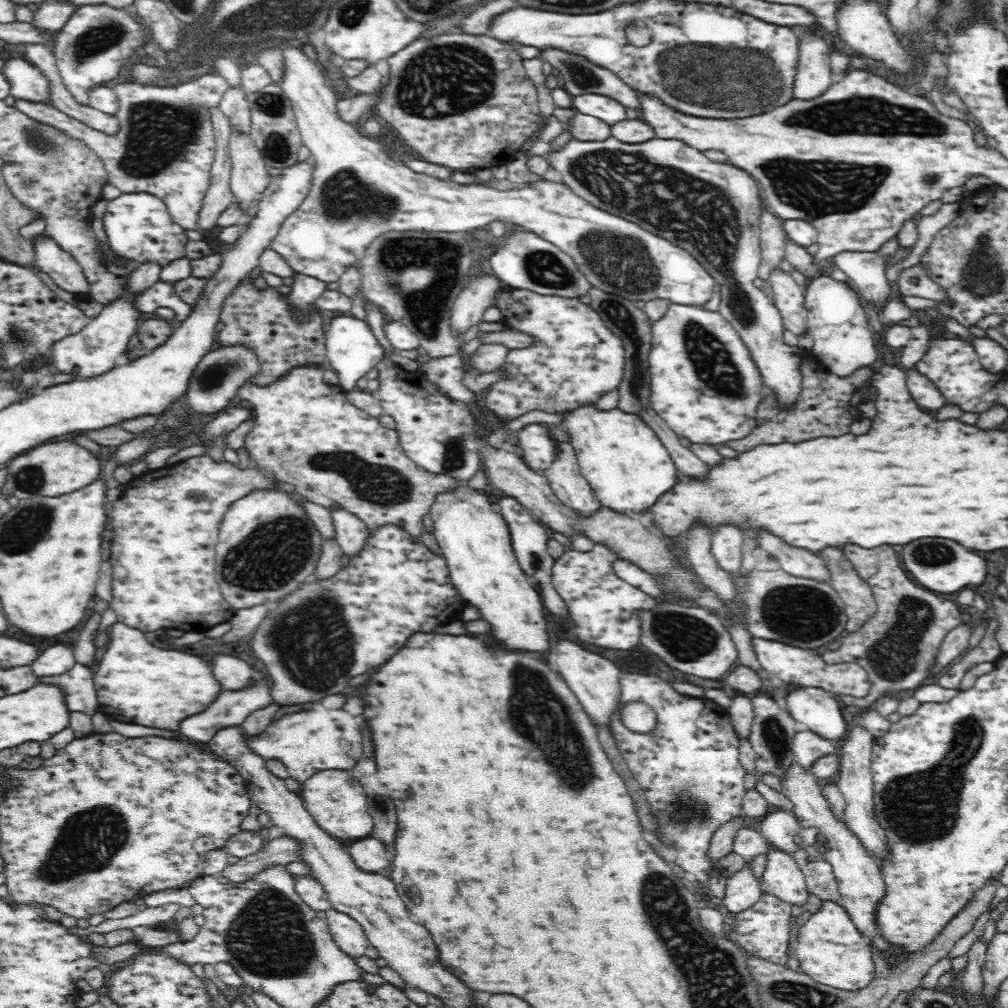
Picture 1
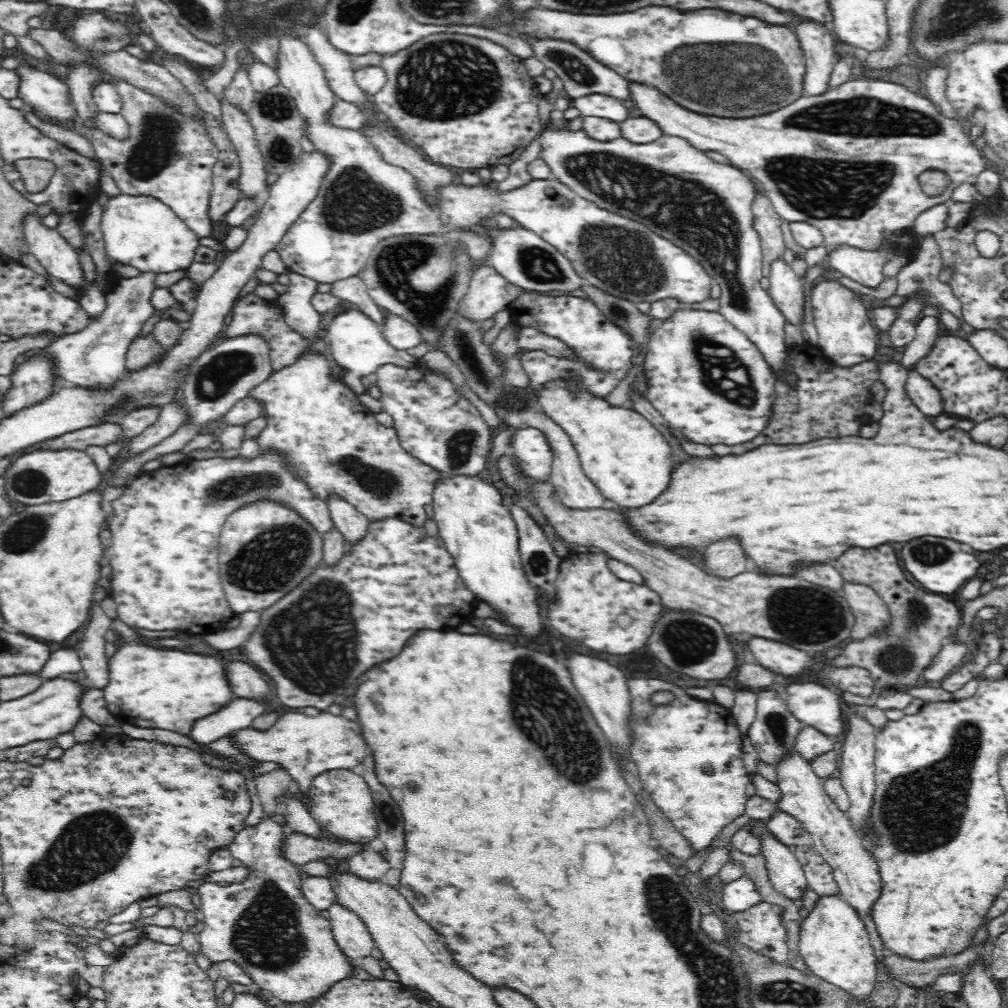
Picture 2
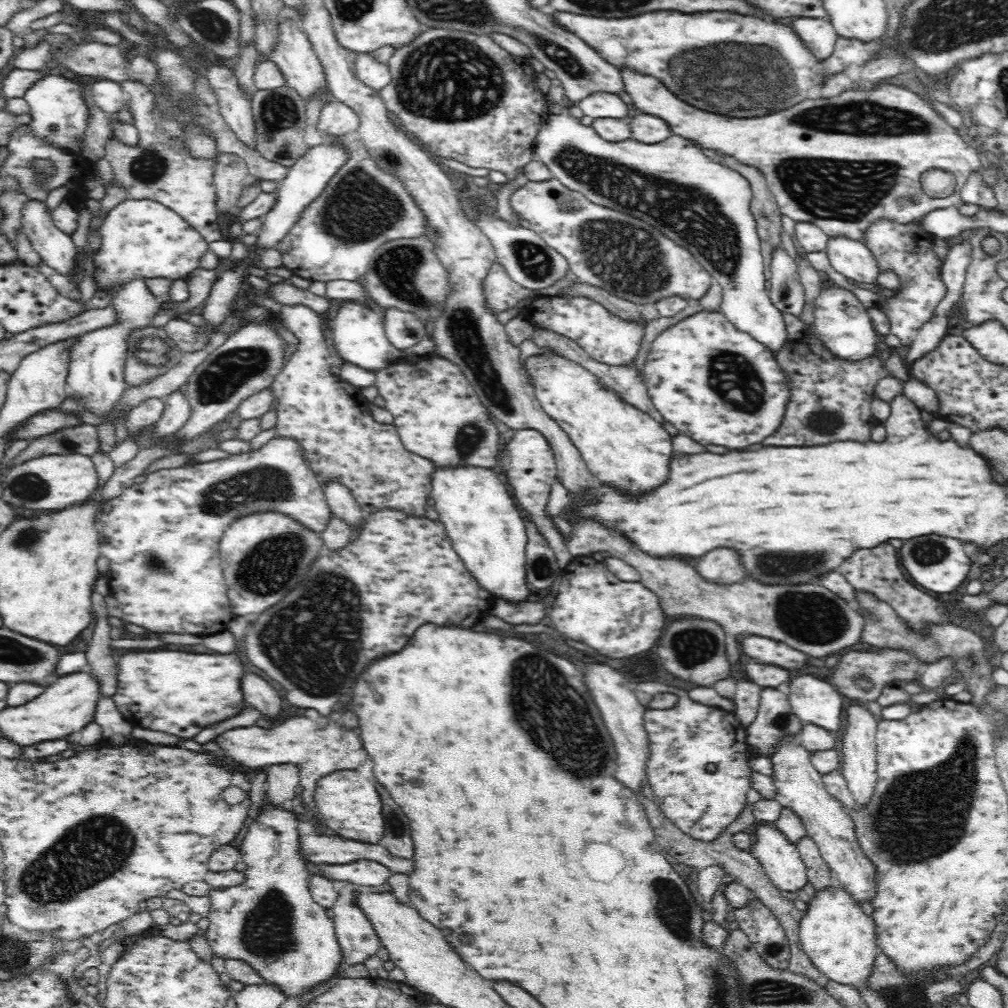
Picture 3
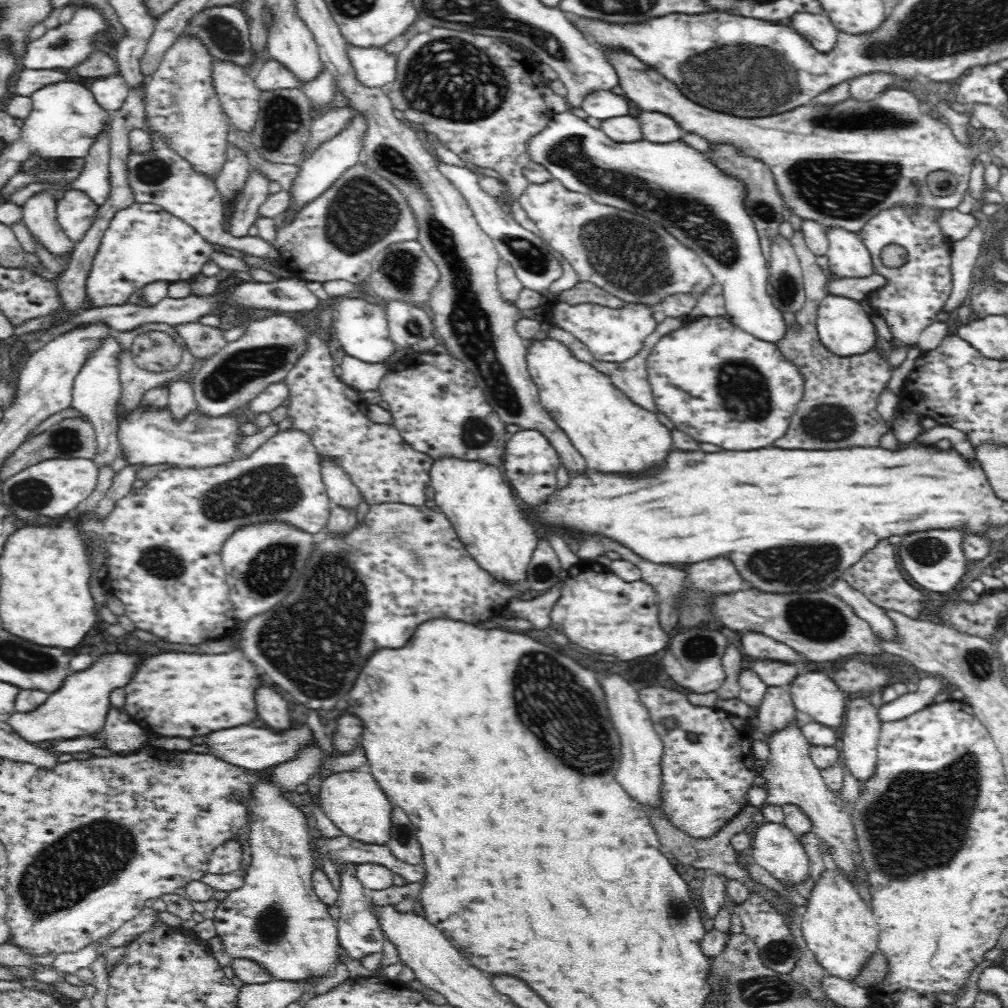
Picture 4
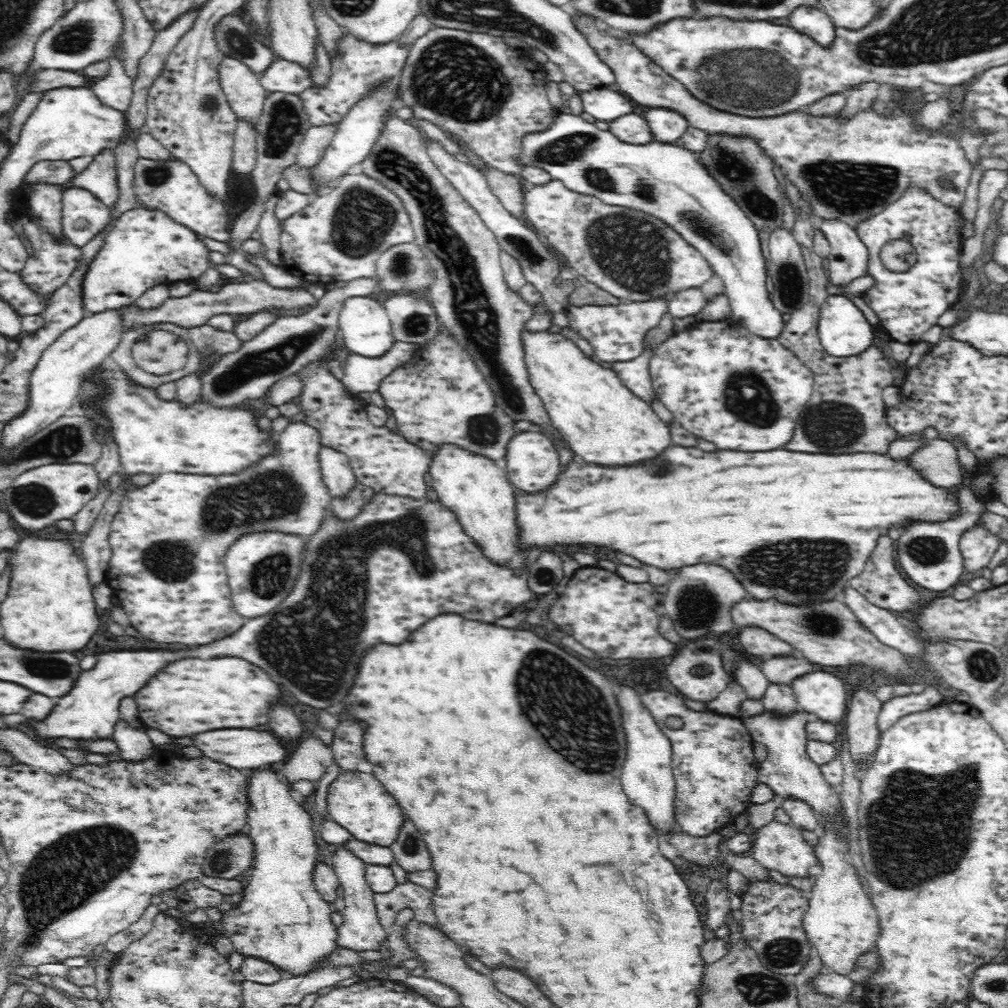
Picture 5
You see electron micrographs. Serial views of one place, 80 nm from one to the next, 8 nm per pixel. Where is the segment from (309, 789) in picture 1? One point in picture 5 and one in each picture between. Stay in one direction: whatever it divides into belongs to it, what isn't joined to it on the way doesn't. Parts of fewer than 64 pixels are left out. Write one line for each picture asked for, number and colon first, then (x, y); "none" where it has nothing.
2: (340, 801)
3: (346, 802)
4: (353, 800)
5: (357, 801)

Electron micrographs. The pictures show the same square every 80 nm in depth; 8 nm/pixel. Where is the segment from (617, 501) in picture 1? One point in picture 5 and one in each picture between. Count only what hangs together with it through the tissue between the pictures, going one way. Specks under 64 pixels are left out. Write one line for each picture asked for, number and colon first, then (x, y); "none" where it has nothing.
2: (626, 458)
3: (624, 449)
4: (613, 434)
5: (597, 415)

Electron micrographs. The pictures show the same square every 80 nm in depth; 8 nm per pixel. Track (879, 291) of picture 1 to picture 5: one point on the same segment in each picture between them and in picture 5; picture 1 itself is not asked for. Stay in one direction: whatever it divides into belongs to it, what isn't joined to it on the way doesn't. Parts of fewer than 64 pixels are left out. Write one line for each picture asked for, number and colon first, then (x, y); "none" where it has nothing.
2: (865, 267)
3: (854, 260)
4: (848, 257)
5: (849, 257)

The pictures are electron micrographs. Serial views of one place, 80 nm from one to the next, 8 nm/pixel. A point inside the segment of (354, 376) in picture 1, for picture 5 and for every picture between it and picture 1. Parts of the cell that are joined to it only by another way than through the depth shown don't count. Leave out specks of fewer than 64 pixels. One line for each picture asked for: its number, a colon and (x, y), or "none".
2: (355, 343)
3: (358, 333)
4: (361, 327)
5: (366, 327)

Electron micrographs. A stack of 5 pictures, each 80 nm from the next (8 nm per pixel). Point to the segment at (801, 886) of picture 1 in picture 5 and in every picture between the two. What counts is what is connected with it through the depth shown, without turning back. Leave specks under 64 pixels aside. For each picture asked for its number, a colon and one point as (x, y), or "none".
2: (785, 874)
3: (781, 860)
4: (776, 848)
5: (777, 846)

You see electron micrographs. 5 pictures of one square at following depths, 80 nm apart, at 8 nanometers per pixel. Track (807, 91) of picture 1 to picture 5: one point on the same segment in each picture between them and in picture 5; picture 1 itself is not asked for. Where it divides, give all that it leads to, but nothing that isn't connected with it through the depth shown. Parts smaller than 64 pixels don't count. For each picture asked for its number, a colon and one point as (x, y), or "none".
2: (817, 41)
3: (818, 35)
4: (818, 29)
5: (813, 22)

